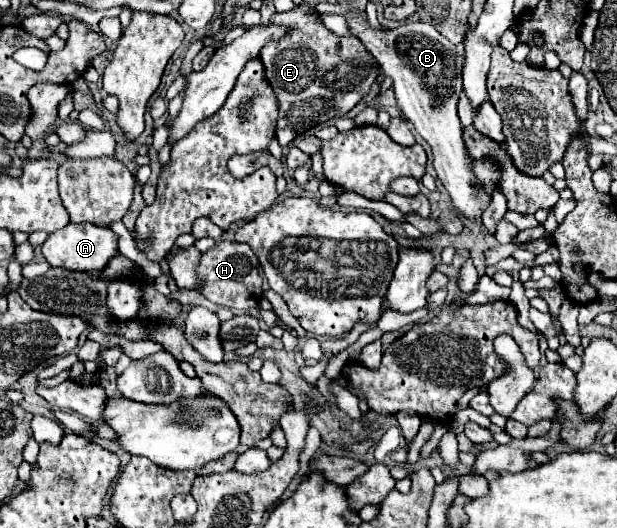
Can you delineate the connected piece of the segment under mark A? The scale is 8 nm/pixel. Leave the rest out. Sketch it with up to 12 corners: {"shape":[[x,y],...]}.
{"shape":[[70,223],[44,241],[52,267],[100,273],[118,235]]}

